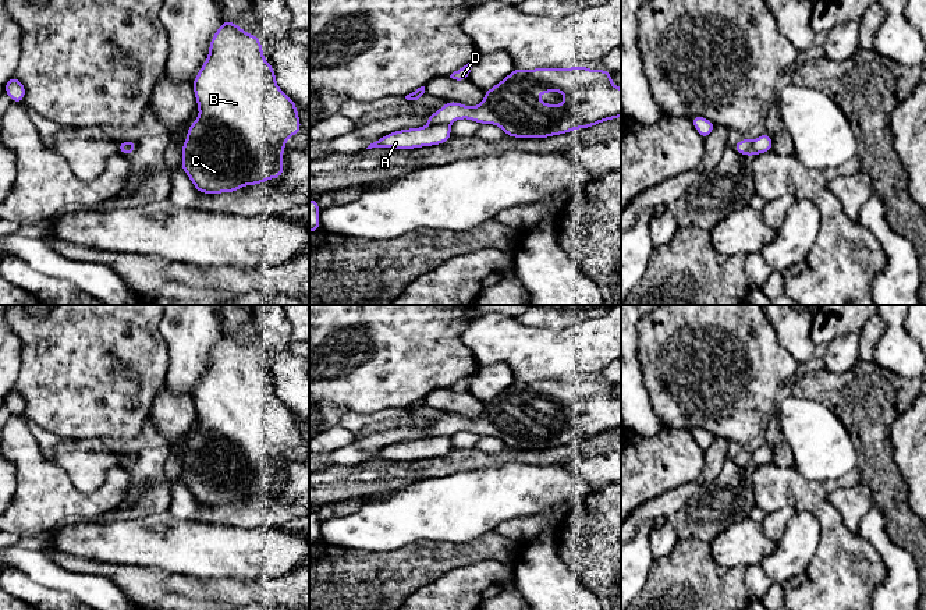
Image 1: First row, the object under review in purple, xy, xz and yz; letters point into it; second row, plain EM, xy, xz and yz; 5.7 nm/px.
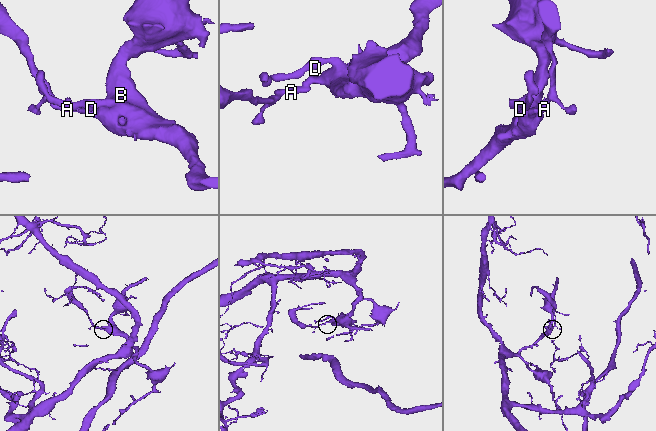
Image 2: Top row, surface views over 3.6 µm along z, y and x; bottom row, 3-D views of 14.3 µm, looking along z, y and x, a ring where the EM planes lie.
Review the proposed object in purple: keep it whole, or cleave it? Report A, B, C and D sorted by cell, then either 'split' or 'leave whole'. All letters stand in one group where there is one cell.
A / B C D | split

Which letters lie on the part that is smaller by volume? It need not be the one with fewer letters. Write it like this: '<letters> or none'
A

